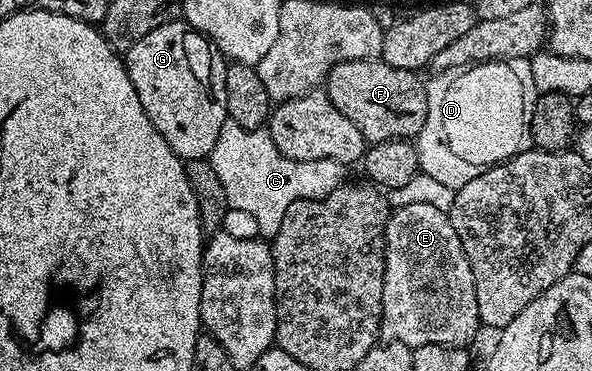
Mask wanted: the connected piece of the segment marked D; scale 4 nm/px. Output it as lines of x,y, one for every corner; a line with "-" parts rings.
526,60
476,62
473,66
438,72
433,76
435,78
431,82
425,83
428,116
416,139
418,168
436,185
453,192
468,184
468,180
476,180
476,176
500,162
508,161
523,149
522,141
530,138
530,113
534,111
536,94
530,63

